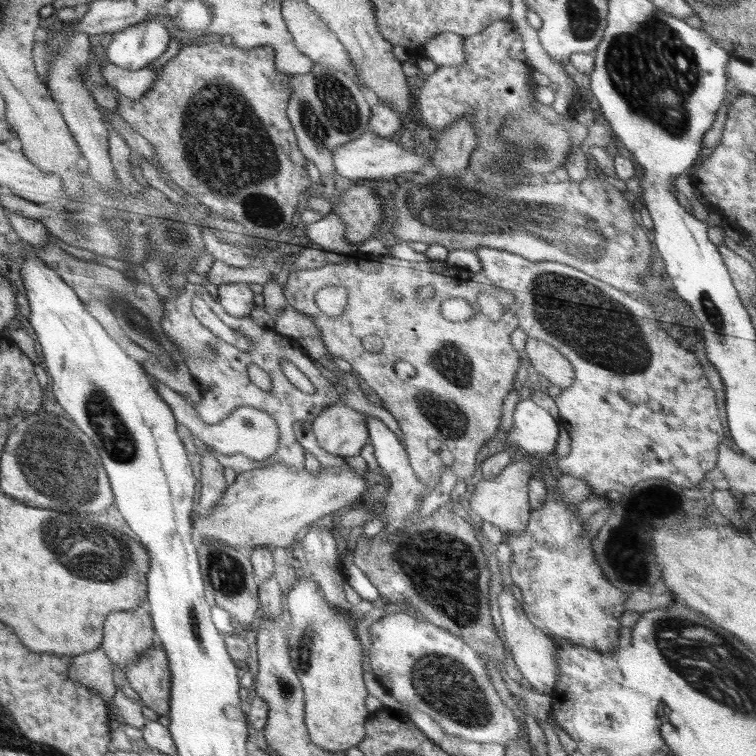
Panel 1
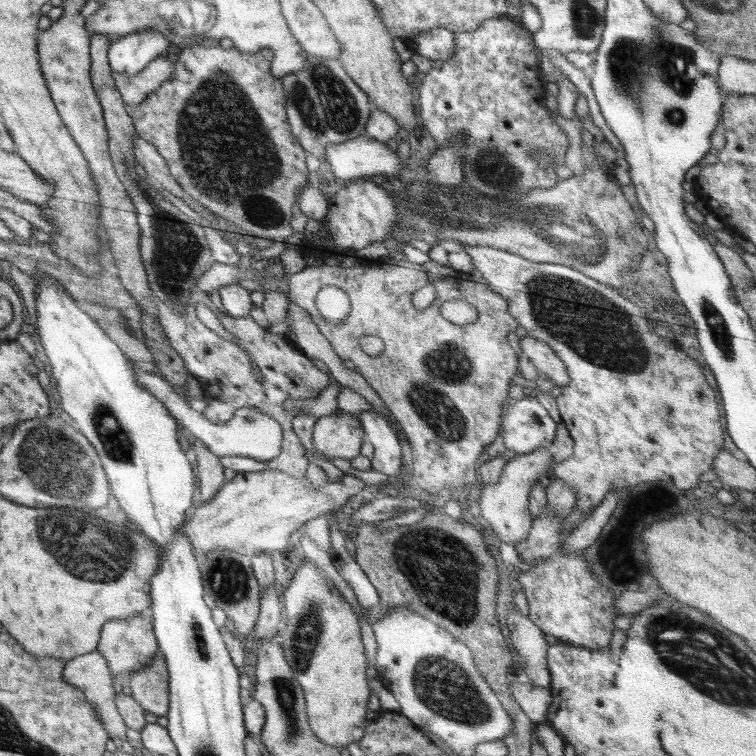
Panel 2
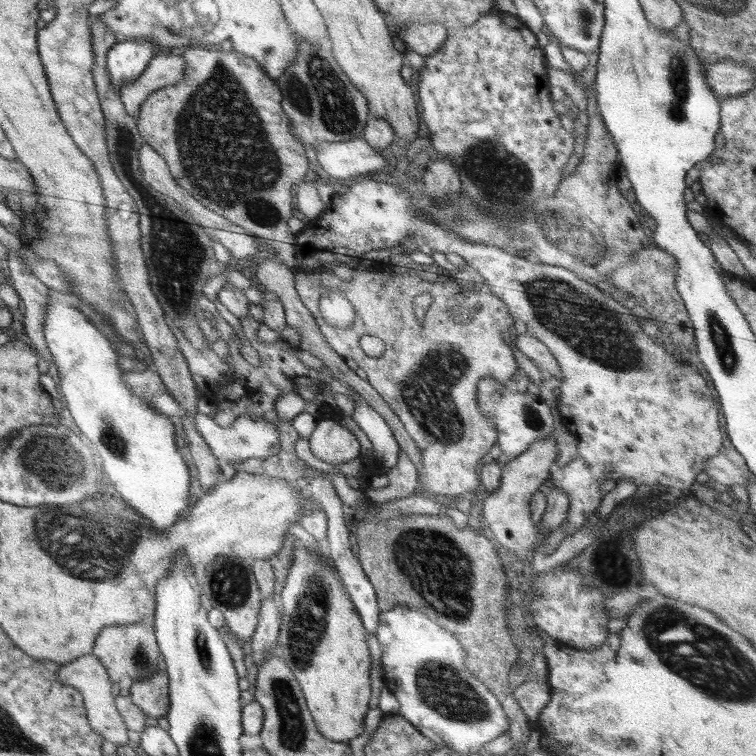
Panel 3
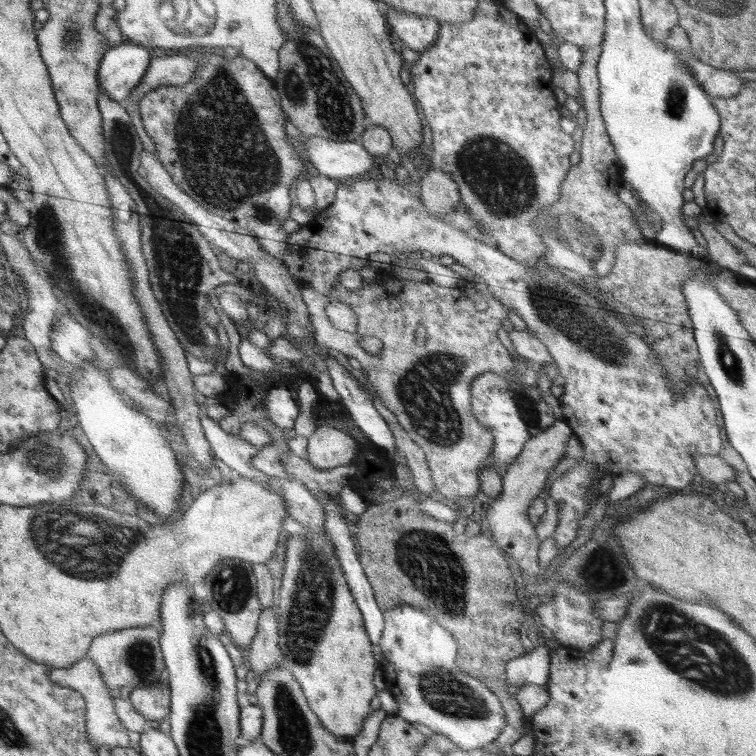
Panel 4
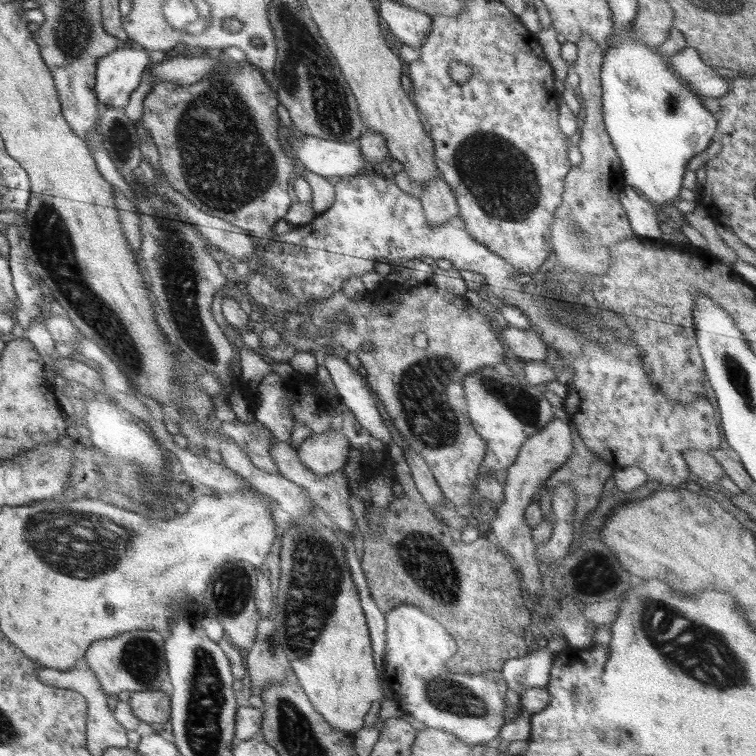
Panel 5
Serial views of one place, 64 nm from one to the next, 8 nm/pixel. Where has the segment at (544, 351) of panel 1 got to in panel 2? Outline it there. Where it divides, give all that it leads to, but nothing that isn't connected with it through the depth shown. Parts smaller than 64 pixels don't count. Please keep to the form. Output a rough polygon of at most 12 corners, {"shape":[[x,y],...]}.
{"shape":[[528,336],[520,348],[540,375],[568,385],[566,364],[549,344]]}

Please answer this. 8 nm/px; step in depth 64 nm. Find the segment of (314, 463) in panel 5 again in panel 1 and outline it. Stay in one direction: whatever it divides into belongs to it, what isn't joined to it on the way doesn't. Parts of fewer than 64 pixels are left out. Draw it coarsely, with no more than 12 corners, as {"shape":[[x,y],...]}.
{"shape":[[338,401],[311,423],[332,456],[360,455],[368,417]]}

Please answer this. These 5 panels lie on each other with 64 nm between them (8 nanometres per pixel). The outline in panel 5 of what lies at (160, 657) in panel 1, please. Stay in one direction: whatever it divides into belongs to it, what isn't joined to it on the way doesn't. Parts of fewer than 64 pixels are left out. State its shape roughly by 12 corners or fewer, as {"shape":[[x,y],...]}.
{"shape":[[160,689],[131,693],[141,722],[170,720],[171,696]]}

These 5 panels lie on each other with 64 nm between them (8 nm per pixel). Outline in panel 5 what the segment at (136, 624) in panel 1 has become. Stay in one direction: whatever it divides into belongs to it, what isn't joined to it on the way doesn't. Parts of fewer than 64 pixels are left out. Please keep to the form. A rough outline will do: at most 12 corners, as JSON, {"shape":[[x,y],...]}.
{"shape":[[129,630],[93,642],[83,659],[106,694],[159,690],[165,639]]}

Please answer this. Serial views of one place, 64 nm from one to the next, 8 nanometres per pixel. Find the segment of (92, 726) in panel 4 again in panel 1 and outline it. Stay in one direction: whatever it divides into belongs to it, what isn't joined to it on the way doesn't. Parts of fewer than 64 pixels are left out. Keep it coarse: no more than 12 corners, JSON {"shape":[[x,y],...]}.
{"shape":[[101,647],[73,657],[70,680],[107,704],[112,732],[123,722],[112,704],[113,662]]}

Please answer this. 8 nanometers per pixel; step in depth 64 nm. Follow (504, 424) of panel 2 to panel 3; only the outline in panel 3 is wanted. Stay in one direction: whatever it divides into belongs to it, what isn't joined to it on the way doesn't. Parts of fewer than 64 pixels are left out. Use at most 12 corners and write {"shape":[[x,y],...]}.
{"shape":[[486,378],[478,409],[494,423],[510,460],[553,433],[535,389],[520,393]]}

